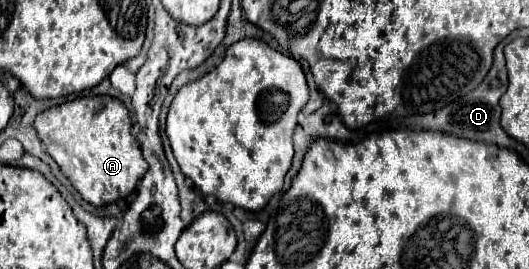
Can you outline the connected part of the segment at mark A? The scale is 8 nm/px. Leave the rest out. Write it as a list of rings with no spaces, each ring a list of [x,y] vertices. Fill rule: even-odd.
[[[85,96],[53,106],[37,116],[35,130],[63,176],[81,194],[81,198],[93,206],[105,206],[129,196],[147,172],[141,146],[131,134],[129,110],[117,98]],[[95,106],[103,106],[103,110],[93,114]]]

